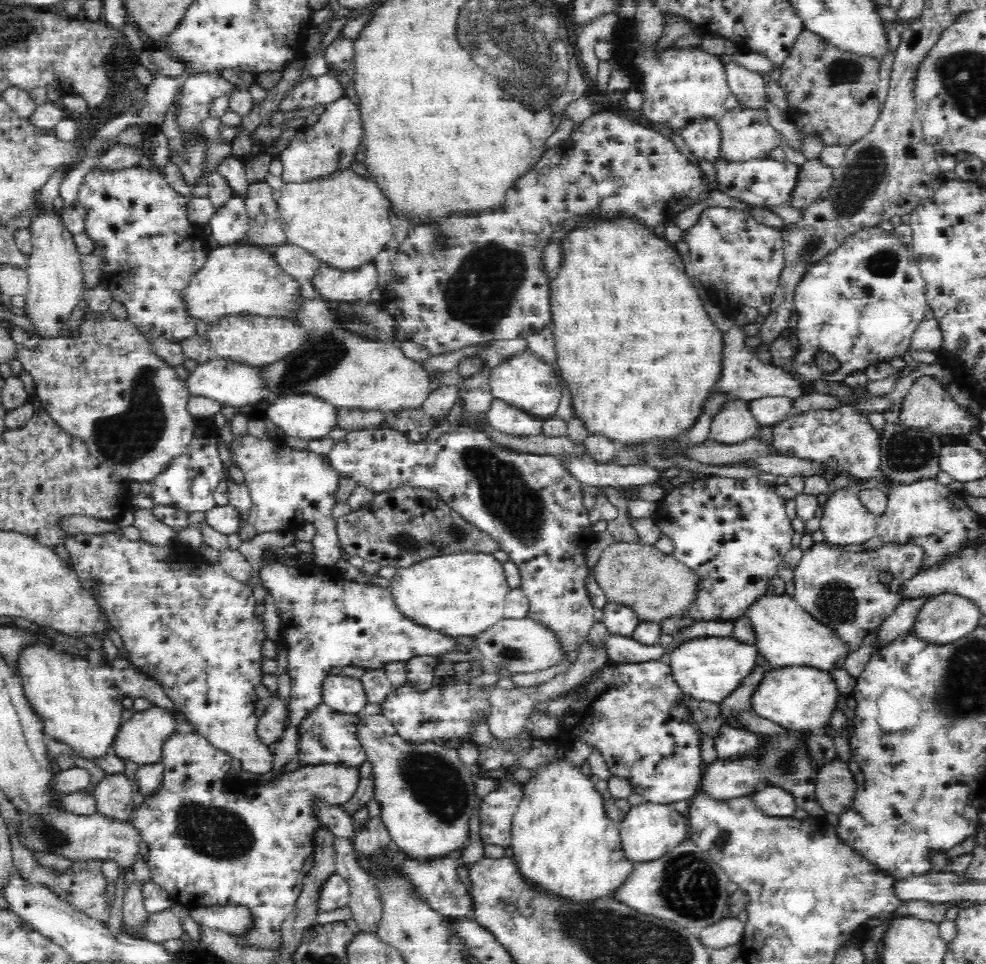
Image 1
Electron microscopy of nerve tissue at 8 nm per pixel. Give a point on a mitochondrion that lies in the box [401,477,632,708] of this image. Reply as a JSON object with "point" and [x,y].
{"point":[508,653]}

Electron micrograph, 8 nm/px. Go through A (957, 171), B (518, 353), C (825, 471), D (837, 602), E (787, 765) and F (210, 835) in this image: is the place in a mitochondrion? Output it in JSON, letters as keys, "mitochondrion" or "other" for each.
{"A":"other","B":"other","C":"other","D":"mitochondrion","E":"mitochondrion","F":"mitochondrion"}

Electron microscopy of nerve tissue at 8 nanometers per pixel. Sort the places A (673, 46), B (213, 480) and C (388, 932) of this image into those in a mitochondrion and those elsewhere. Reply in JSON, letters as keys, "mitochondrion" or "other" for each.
{"A":"other","B":"other","C":"other"}

